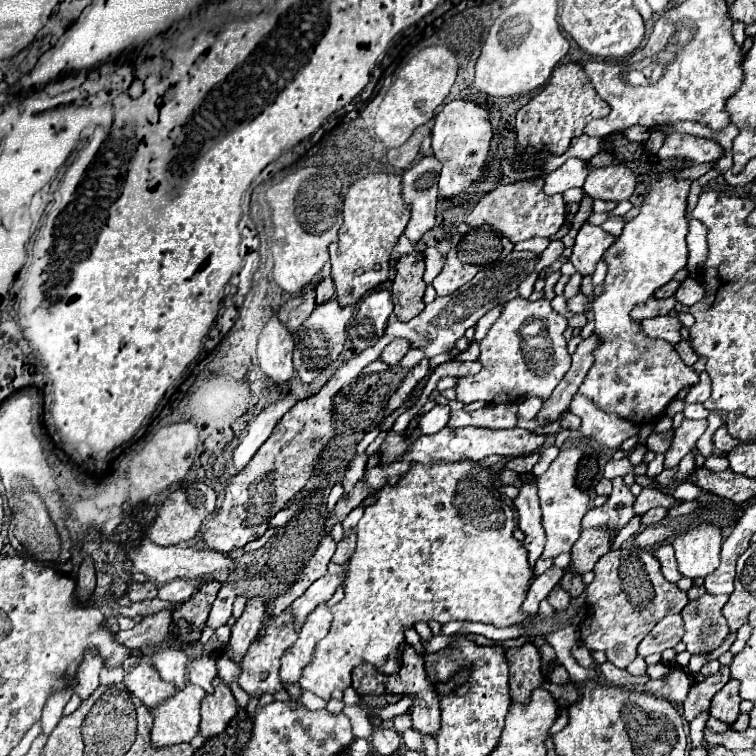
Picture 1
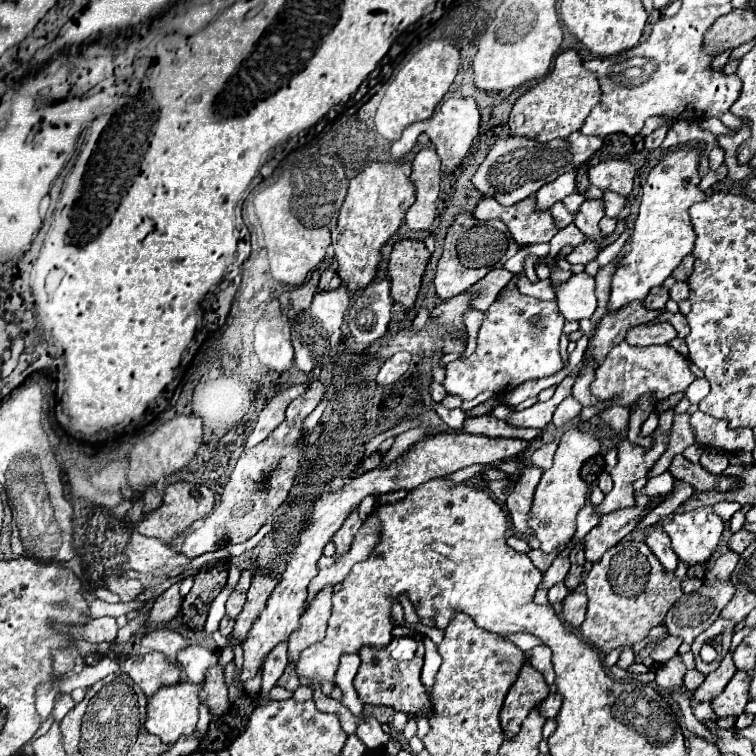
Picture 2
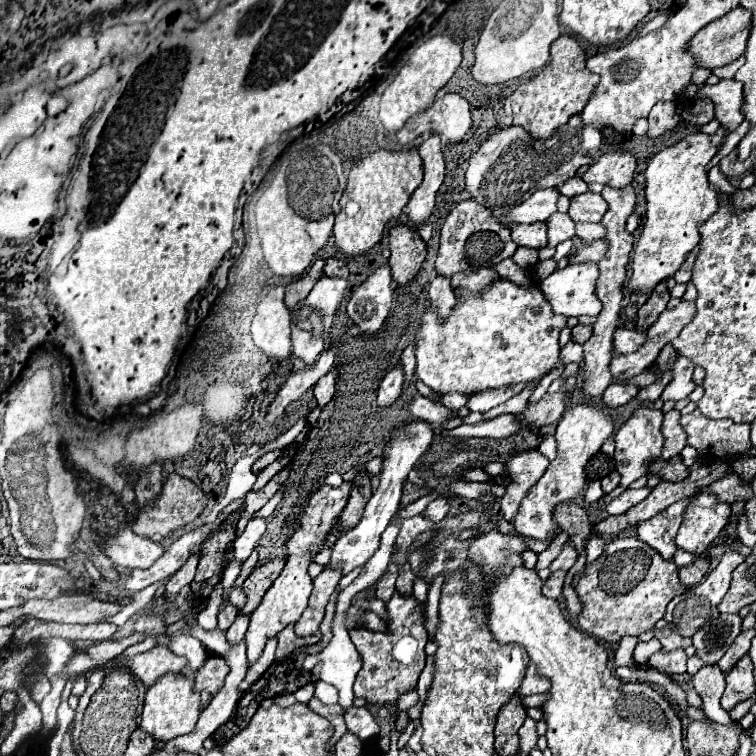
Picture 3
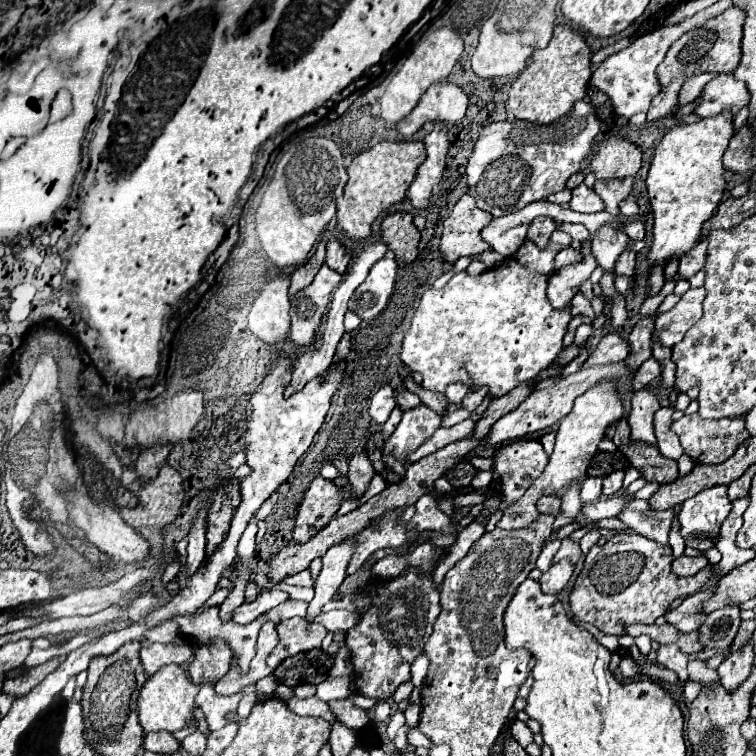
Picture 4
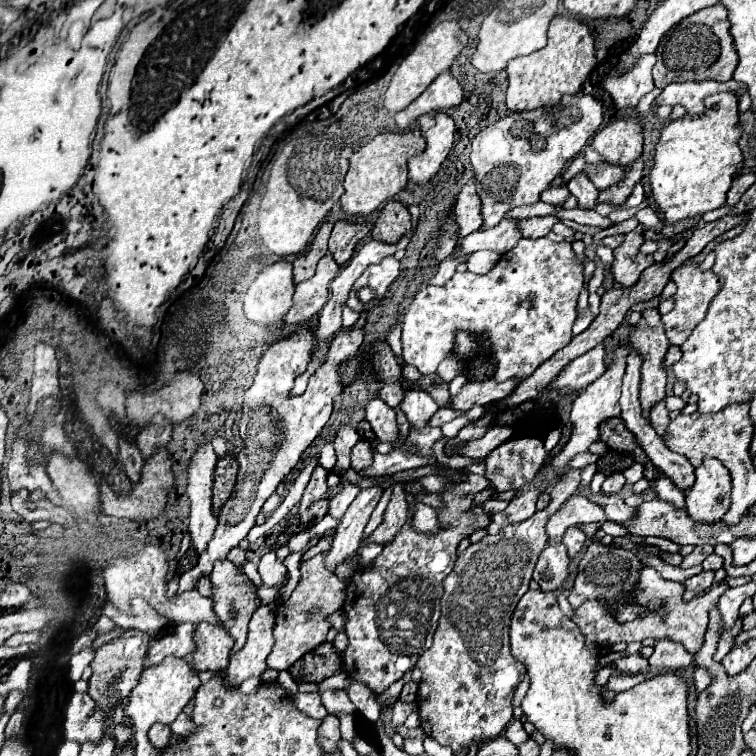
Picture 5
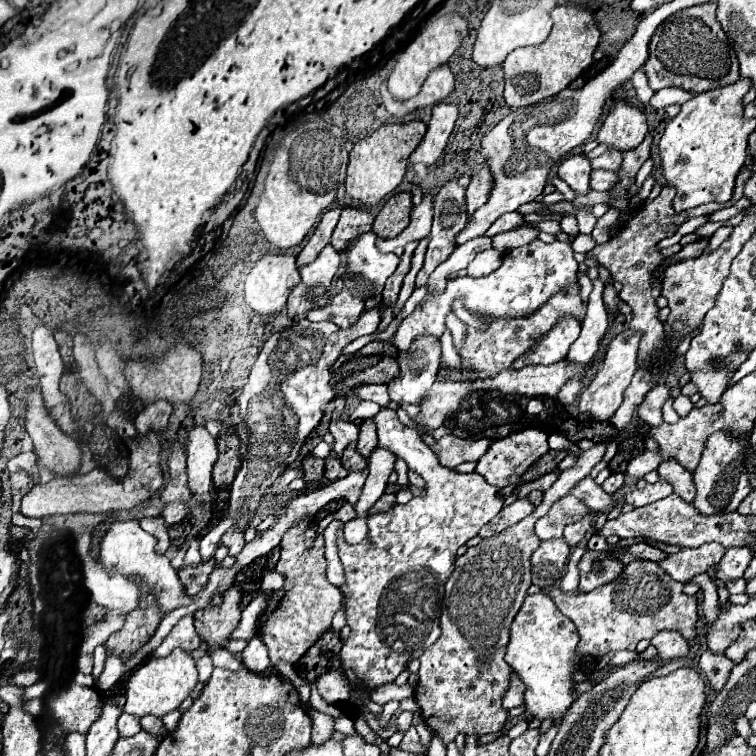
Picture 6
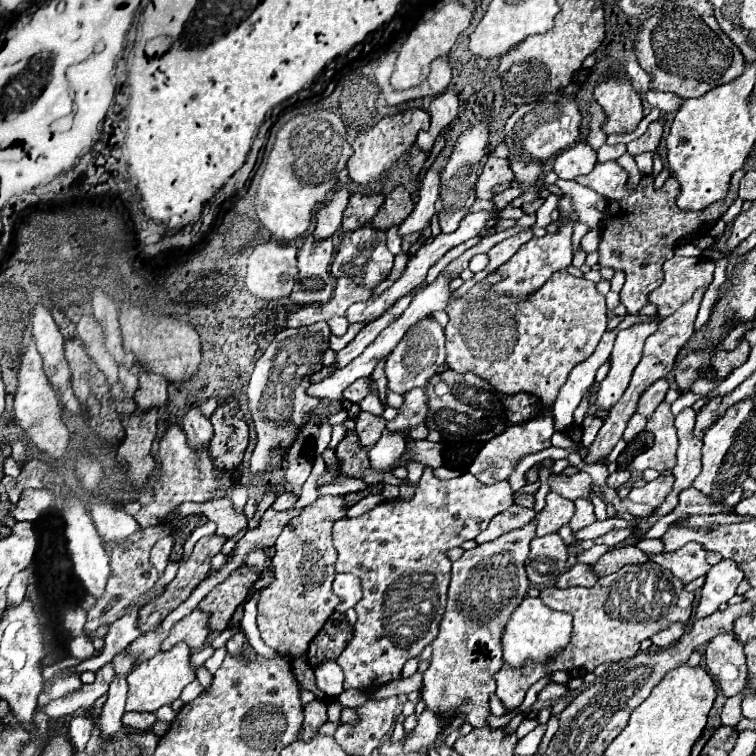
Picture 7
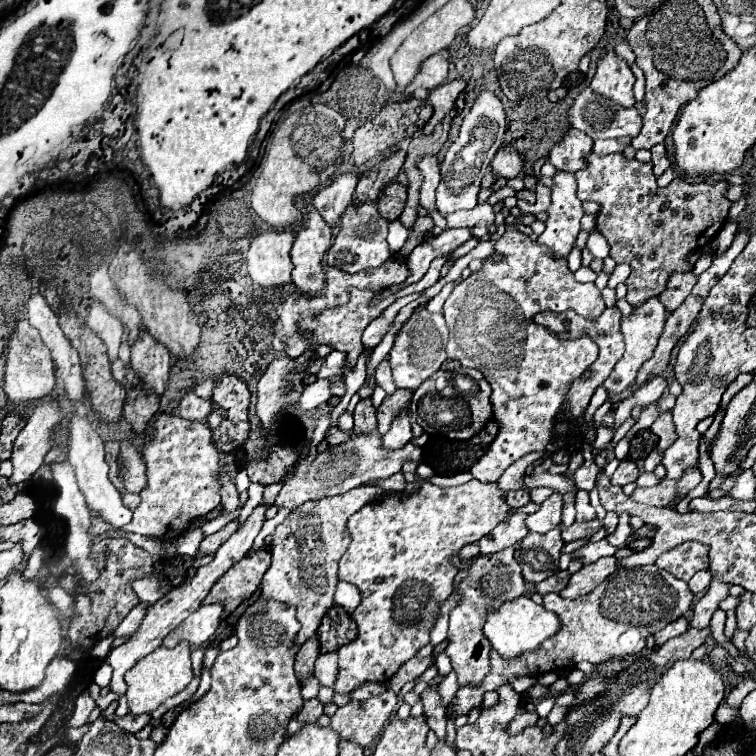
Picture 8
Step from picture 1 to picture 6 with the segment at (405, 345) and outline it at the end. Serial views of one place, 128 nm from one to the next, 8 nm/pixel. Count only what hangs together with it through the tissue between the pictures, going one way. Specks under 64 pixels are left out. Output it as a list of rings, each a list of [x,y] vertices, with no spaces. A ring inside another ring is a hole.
[[[382,408],[372,420],[378,428],[378,446],[388,448],[390,452],[400,456],[410,470],[426,478],[426,494],[420,498],[412,498],[404,506],[394,504],[390,510],[370,516],[370,540],[350,546],[342,540],[342,530],[338,532],[338,554],[346,574],[346,582],[340,586],[340,590],[346,598],[346,622],[352,630],[340,650],[342,672],[352,684],[360,684],[368,690],[394,682],[396,676],[406,670],[408,662],[420,658],[424,648],[428,648],[440,636],[442,594],[444,584],[454,570],[456,550],[470,538],[474,538],[480,528],[488,524],[504,506],[504,500],[496,496],[498,488],[488,484],[478,472],[460,474],[452,468],[444,468],[440,460],[436,460],[436,454],[422,442],[422,436],[416,430],[404,426],[394,410]]]

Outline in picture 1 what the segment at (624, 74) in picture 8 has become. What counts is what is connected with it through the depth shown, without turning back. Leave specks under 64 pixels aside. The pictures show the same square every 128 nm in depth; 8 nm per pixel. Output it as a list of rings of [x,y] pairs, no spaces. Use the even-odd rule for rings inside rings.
[[[610,164],[606,168],[596,168],[590,172],[590,176],[584,182],[584,192],[596,200],[628,200],[634,192],[636,178],[630,168],[622,164]]]

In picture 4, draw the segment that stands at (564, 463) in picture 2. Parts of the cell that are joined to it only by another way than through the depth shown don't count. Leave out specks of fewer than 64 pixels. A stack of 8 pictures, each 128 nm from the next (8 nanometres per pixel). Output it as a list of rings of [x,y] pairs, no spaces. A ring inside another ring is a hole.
[[[604,380],[600,384],[594,384],[582,396],[578,396],[570,414],[560,420],[560,426],[558,426],[558,432],[556,432],[556,446],[554,446],[554,452],[548,460],[546,470],[542,472],[542,476],[538,476],[532,482],[532,486],[526,490],[526,494],[516,504],[512,504],[504,510],[504,516],[498,522],[498,528],[504,528],[504,530],[528,528],[528,524],[532,524],[540,518],[536,502],[542,496],[562,494],[566,488],[572,488],[574,484],[578,484],[584,478],[588,464],[590,464],[592,456],[596,454],[600,440],[604,438],[606,428],[616,424],[616,420],[620,420],[622,414],[624,414],[622,402],[616,394],[616,384],[612,380]]]

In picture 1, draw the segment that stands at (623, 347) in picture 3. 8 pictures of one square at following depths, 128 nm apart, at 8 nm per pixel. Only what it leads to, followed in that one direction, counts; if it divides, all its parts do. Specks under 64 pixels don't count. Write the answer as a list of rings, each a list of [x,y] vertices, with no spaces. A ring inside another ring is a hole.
[[[656,316],[642,320],[642,328],[650,338],[662,338],[674,346],[680,342],[680,320],[674,316]]]

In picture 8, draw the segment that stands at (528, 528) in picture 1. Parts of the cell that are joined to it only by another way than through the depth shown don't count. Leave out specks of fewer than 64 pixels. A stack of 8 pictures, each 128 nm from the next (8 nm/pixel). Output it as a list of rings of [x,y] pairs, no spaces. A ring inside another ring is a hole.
[[[508,230],[494,246],[504,258],[502,262],[492,262],[490,258],[484,260],[480,272],[472,272],[466,280],[456,284],[448,300],[444,302],[444,318],[450,328],[450,338],[446,344],[446,354],[450,360],[458,360],[464,368],[476,368],[484,374],[488,384],[492,386],[492,404],[494,404],[494,418],[500,426],[498,436],[486,450],[486,454],[472,466],[472,476],[480,482],[498,482],[498,478],[506,472],[510,464],[522,458],[528,452],[544,450],[544,446],[552,440],[554,418],[568,394],[568,388],[574,380],[578,380],[596,358],[598,348],[590,336],[580,336],[576,340],[560,340],[554,332],[534,322],[538,312],[549,310],[561,313],[568,309],[588,320],[600,316],[606,304],[602,300],[600,290],[596,284],[582,284],[574,280],[574,272],[568,270],[566,260],[552,258],[550,250],[542,244],[536,244],[526,234]]]

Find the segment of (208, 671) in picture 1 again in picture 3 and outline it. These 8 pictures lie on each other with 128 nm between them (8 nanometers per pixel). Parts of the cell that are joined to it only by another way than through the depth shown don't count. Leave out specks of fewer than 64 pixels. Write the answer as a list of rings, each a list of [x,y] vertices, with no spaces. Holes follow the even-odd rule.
[[[174,634],[168,648],[178,656],[188,658],[188,668],[192,672],[200,670],[204,666],[204,660],[208,660],[208,650],[204,648],[204,644],[200,644],[200,640],[190,634]]]

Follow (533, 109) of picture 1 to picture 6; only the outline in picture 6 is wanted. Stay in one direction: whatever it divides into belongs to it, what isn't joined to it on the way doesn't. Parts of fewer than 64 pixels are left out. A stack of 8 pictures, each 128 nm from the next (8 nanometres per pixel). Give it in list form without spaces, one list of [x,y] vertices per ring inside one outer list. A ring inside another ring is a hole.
[[[556,6],[550,16],[554,26],[548,40],[540,46],[514,50],[502,64],[506,78],[504,100],[510,108],[530,106],[558,94],[592,64],[592,54],[600,40],[600,30],[596,28],[592,12],[576,6]]]

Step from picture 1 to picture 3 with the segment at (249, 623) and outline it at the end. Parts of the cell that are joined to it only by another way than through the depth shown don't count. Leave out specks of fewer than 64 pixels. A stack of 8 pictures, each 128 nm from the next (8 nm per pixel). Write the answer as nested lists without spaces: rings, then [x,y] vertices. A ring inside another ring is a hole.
[[[274,558],[274,560],[270,560],[268,564],[258,566],[258,568],[246,578],[242,590],[246,592],[248,602],[246,602],[246,606],[240,610],[240,616],[248,616],[248,614],[254,612],[254,608],[260,604],[264,592],[266,592],[266,590],[274,584],[274,580],[280,576],[282,568],[284,568],[284,558]]]

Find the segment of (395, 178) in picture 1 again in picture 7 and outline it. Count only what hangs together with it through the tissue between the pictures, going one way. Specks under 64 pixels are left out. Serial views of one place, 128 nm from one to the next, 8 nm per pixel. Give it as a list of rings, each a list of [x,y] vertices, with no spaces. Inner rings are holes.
[[[408,110],[396,116],[382,118],[376,126],[372,126],[370,130],[366,130],[354,140],[352,144],[354,156],[348,160],[348,166],[346,166],[350,180],[364,188],[370,182],[378,182],[382,176],[386,176],[386,172],[390,172],[390,168],[400,160],[400,156],[404,156],[412,148],[412,144],[416,142],[418,130],[426,130],[428,126],[430,126],[430,114],[424,110]]]

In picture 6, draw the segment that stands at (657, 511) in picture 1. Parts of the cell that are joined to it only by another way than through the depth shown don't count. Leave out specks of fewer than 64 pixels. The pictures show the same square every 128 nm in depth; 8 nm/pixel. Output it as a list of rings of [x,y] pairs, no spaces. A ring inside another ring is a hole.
[[[716,432],[714,436],[710,436],[702,452],[702,460],[698,468],[694,470],[694,484],[698,492],[692,506],[700,514],[708,516],[708,514],[736,510],[750,492],[750,484],[748,484],[748,476],[744,468],[744,442],[730,438],[728,432]]]

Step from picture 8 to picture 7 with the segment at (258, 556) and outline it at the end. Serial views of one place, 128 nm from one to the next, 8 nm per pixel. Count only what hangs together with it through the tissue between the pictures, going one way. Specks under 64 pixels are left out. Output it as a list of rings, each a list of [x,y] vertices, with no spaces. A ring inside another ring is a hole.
[[[242,566],[240,570],[236,570],[228,580],[224,580],[222,584],[218,584],[200,604],[198,608],[202,612],[210,614],[208,620],[208,628],[212,632],[224,632],[236,606],[242,604],[248,596],[248,590],[252,586],[252,582],[256,580],[254,570],[250,570],[248,566]]]

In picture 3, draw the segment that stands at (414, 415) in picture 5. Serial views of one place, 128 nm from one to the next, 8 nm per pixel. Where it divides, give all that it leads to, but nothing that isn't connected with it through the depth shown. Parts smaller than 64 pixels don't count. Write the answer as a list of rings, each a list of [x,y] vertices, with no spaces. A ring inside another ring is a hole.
[[[416,420],[412,424],[406,424],[404,428],[396,430],[392,436],[392,444],[386,448],[384,452],[384,462],[382,462],[382,474],[380,474],[380,486],[374,492],[374,496],[368,500],[366,510],[362,520],[358,522],[356,528],[352,528],[350,532],[342,534],[338,538],[338,542],[334,544],[334,552],[330,558],[328,568],[336,568],[342,574],[350,574],[354,568],[364,566],[372,554],[378,550],[380,546],[380,536],[386,530],[390,518],[398,512],[400,508],[400,496],[402,496],[402,486],[408,480],[408,472],[412,470],[412,466],[416,464],[416,460],[426,452],[426,448],[432,442],[432,426],[428,422]],[[416,430],[420,430],[420,434],[416,436]],[[414,434],[414,436],[412,436]]]

